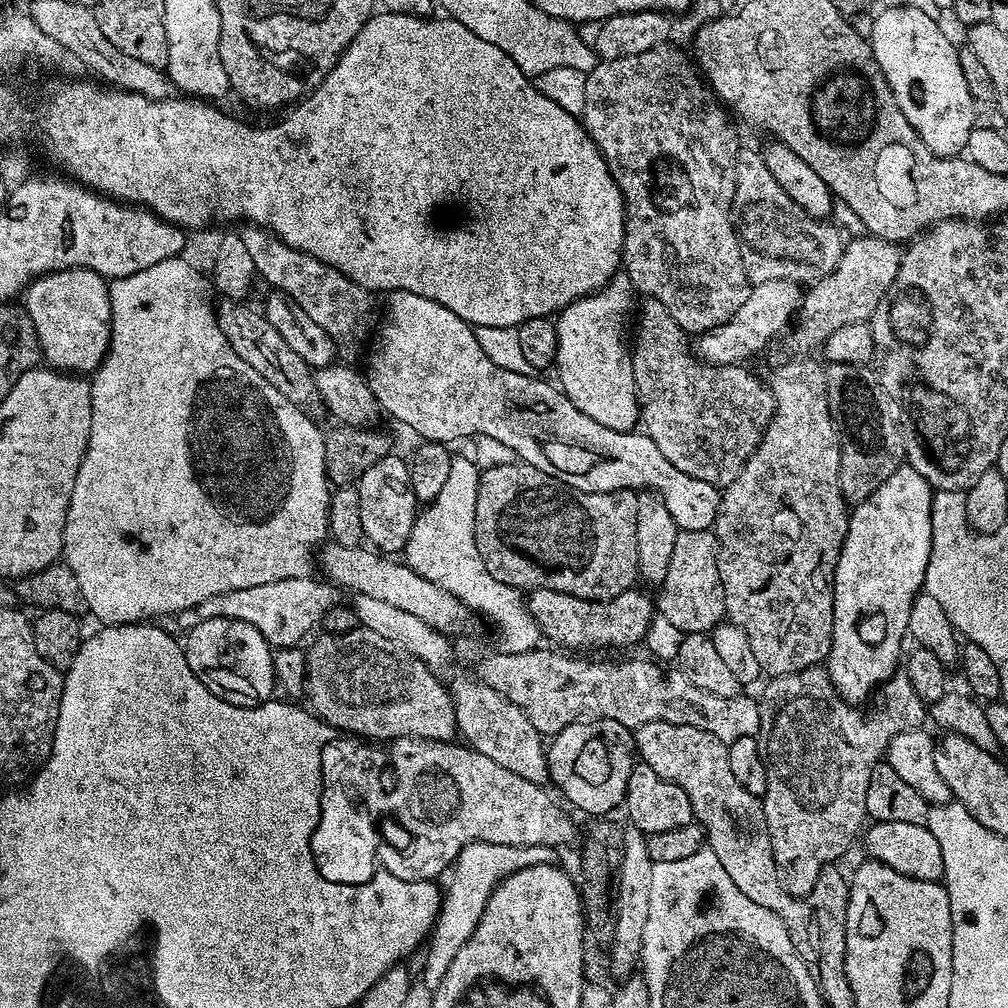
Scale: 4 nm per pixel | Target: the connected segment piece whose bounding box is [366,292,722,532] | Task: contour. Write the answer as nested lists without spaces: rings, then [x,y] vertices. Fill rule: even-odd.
[[[393,292],[387,297],[387,300],[388,309],[384,312],[384,321],[381,324],[379,321],[378,331],[371,341],[370,351],[366,356],[366,361],[368,360],[366,377],[369,388],[373,391],[374,398],[380,408],[387,414],[389,412],[398,423],[405,424],[410,431],[417,432],[421,441],[434,440],[438,444],[447,445],[448,440],[464,440],[467,436],[475,438],[485,435],[496,438],[503,445],[510,446],[521,461],[542,470],[542,474],[550,474],[550,478],[558,478],[558,482],[566,482],[566,486],[586,492],[612,492],[623,488],[651,490],[663,500],[666,509],[670,512],[670,517],[681,532],[706,532],[715,525],[716,515],[720,509],[721,489],[714,487],[710,482],[702,482],[702,478],[690,478],[690,474],[682,474],[682,470],[678,470],[670,462],[666,462],[666,458],[656,449],[656,442],[644,435],[643,431],[619,432],[618,430],[610,430],[606,426],[594,422],[594,418],[586,418],[586,414],[582,414],[576,409],[574,402],[570,402],[570,398],[565,396],[555,383],[552,383],[553,385],[547,384],[546,381],[539,380],[539,375],[536,374],[531,376],[514,374],[514,370],[502,370],[502,366],[494,366],[494,362],[490,362],[490,358],[486,358],[482,346],[478,346],[478,338],[472,325],[466,323],[462,318],[458,318],[458,314],[454,314],[454,310],[446,310],[446,306],[442,306],[430,298],[422,298],[422,294],[414,294],[413,292]]]

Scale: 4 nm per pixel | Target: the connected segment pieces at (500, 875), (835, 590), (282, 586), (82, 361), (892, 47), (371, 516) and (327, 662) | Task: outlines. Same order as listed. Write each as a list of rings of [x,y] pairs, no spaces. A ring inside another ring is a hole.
[[[468,844],[457,854],[450,868],[452,877],[448,880],[448,889],[445,887],[442,892],[436,925],[427,941],[429,944],[428,957],[424,960],[424,984],[428,990],[434,990],[439,986],[446,970],[450,970],[450,962],[454,962],[458,955],[458,950],[462,950],[470,934],[474,934],[492,891],[500,885],[501,880],[516,872],[516,856],[517,848],[509,844]]]
[[[900,466],[864,501],[851,509],[848,533],[836,563],[836,570],[830,576],[834,630],[826,667],[836,695],[853,706],[863,705],[884,681],[892,677],[892,673],[897,671],[901,663],[900,643],[908,636],[910,606],[916,595],[922,591],[932,549],[930,514],[933,495],[934,490],[928,485],[926,478],[918,474],[918,470]]]
[[[315,575],[282,578],[278,582],[266,582],[262,586],[246,586],[246,590],[219,592],[214,598],[206,598],[206,602],[198,606],[176,613],[174,623],[181,628],[181,633],[186,634],[194,626],[198,626],[198,622],[206,622],[206,618],[234,618],[250,622],[268,639],[273,649],[295,648],[301,643],[303,636],[311,637],[317,631],[315,628],[323,622],[324,615],[339,602],[342,595],[337,585],[324,578],[316,579]]]
[[[69,266],[66,270],[51,272],[50,274],[41,276],[29,283],[22,296],[22,306],[30,314],[30,322],[34,322],[34,330],[38,334],[38,342],[40,343],[40,354],[45,365],[69,374],[92,374],[100,367],[101,362],[108,356],[108,347],[112,341],[112,303],[110,302],[108,285],[109,281],[105,279],[101,273],[83,266]]]
[[[888,8],[885,12],[878,13],[876,21],[872,24],[870,45],[872,57],[884,75],[888,89],[892,92],[892,101],[903,114],[905,123],[916,131],[921,143],[932,155],[956,158],[965,151],[967,139],[974,127],[974,101],[970,90],[966,90],[966,80],[962,78],[957,49],[952,49],[951,42],[944,37],[944,32],[938,24],[918,8]]]
[[[396,454],[382,458],[382,462],[374,462],[366,474],[358,481],[361,496],[361,518],[364,540],[373,549],[384,554],[396,554],[396,551],[412,536],[412,527],[416,524],[416,508],[418,501],[410,486],[410,474],[407,463],[399,460]]]
[[[363,626],[341,636],[319,636],[306,652],[307,703],[329,729],[345,728],[357,738],[381,736],[384,742],[397,736],[452,740],[457,735],[455,706],[445,681],[390,638]]]

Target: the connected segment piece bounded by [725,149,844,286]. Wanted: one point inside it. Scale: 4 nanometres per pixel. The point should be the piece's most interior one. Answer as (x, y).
(775, 244)

